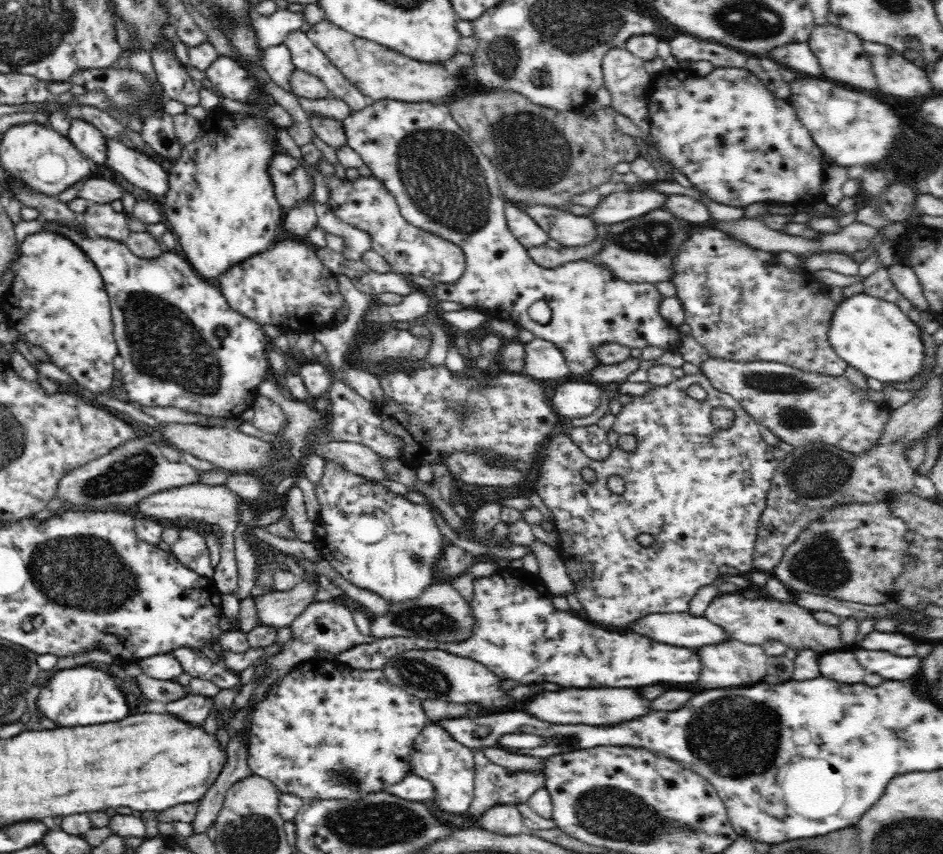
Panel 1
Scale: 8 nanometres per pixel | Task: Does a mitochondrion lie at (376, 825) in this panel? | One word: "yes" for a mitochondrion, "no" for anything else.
yes

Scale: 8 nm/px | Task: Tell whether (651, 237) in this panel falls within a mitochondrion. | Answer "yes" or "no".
yes

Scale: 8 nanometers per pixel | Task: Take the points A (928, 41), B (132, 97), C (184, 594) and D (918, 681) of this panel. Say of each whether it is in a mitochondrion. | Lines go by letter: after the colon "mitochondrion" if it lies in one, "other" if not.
A: other
B: mitochondrion
C: other
D: other

